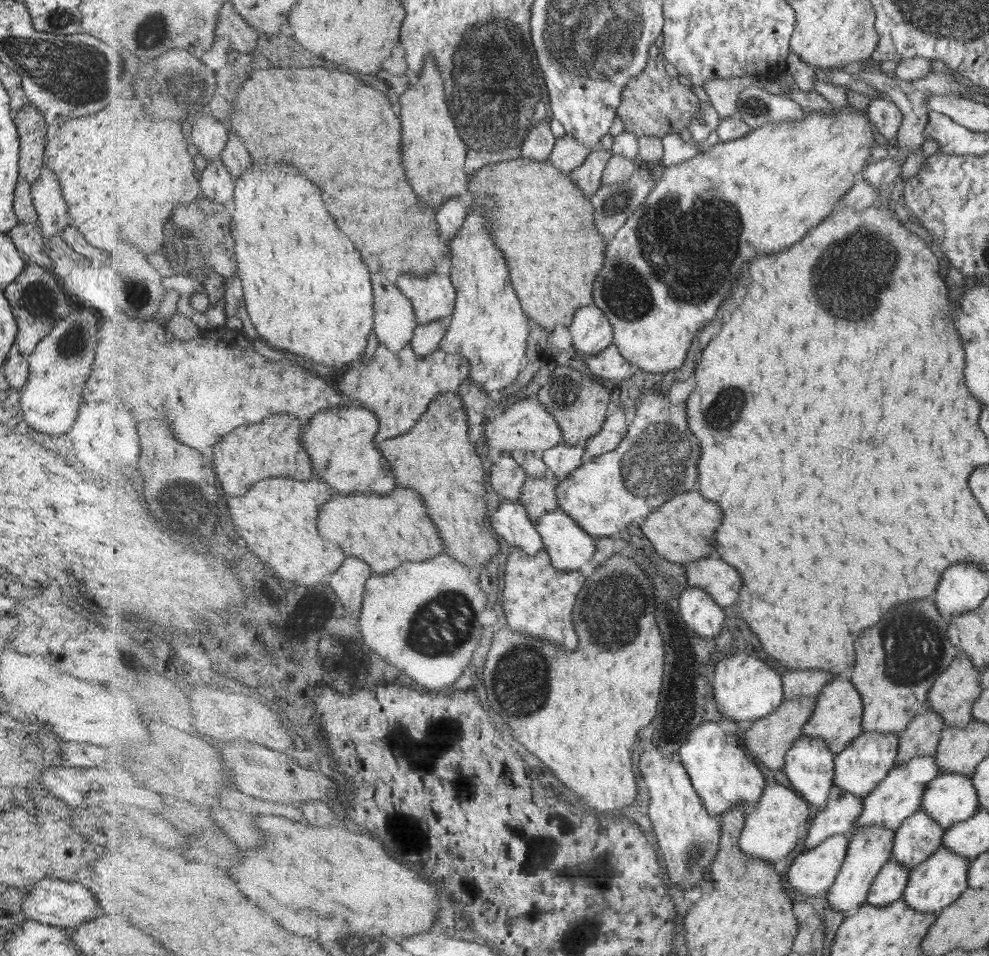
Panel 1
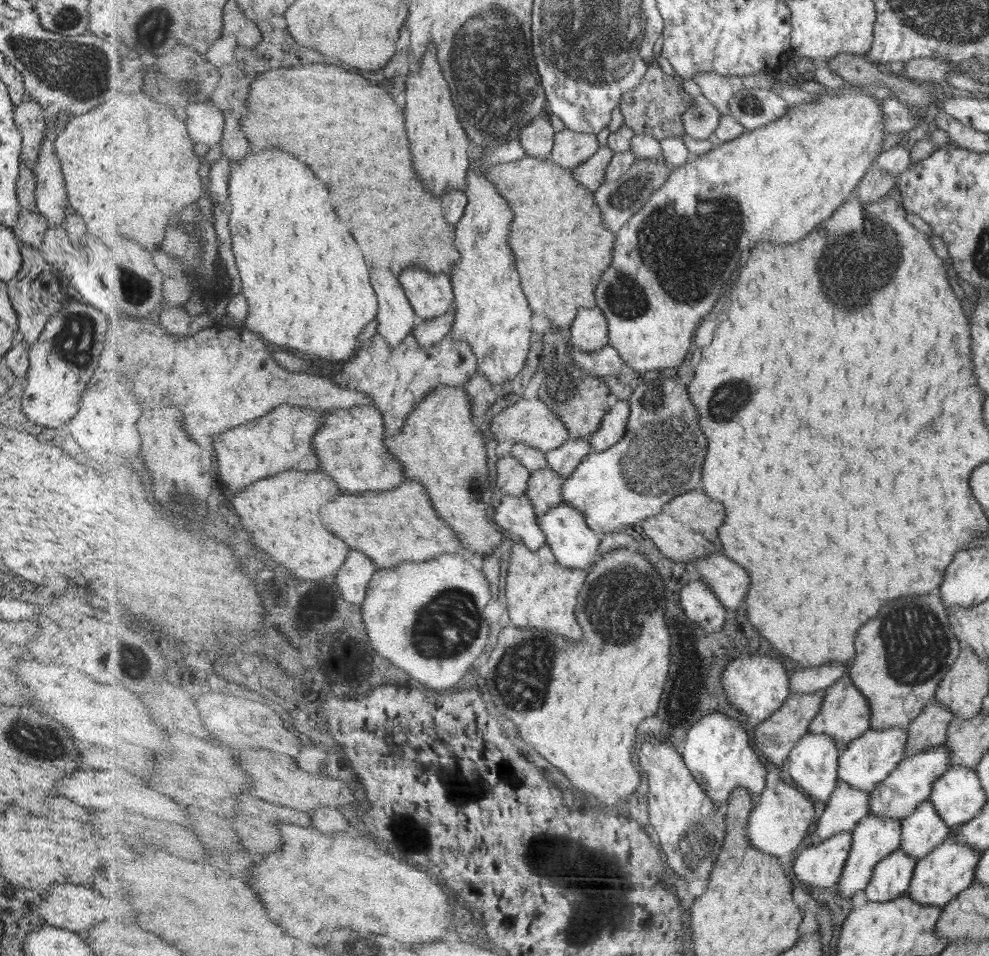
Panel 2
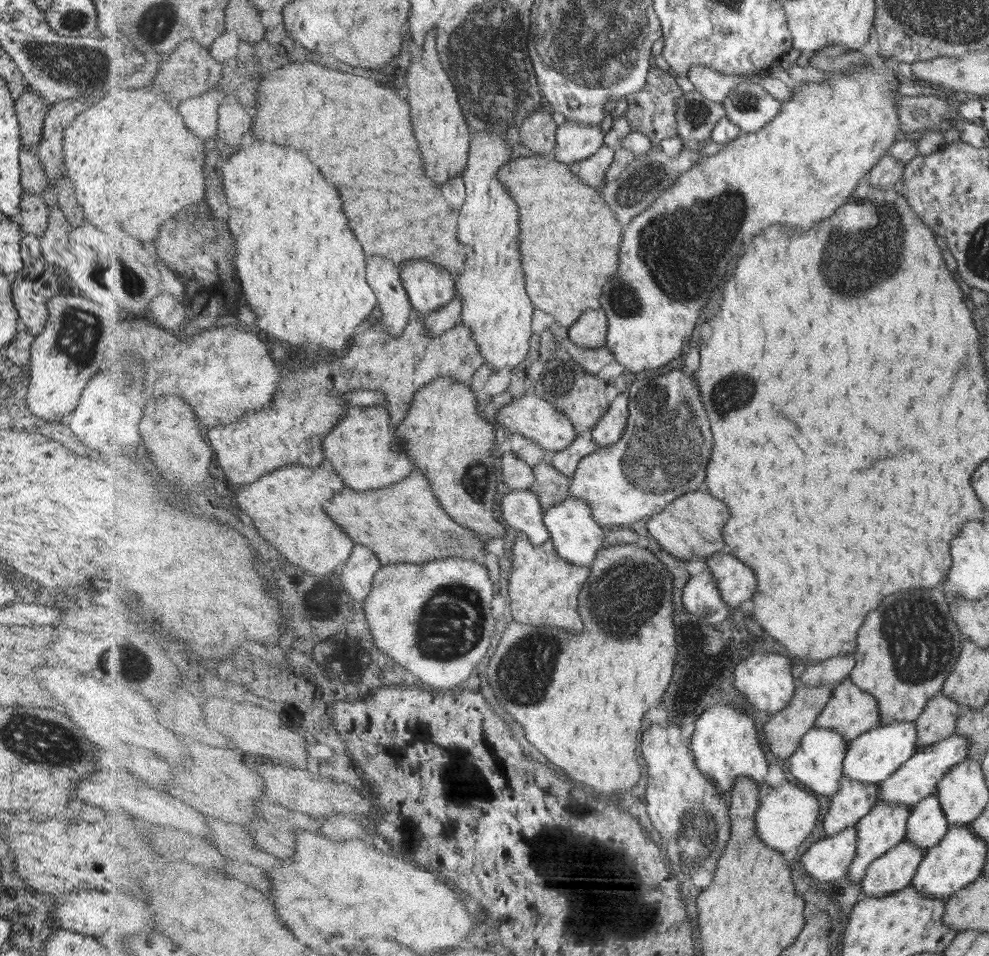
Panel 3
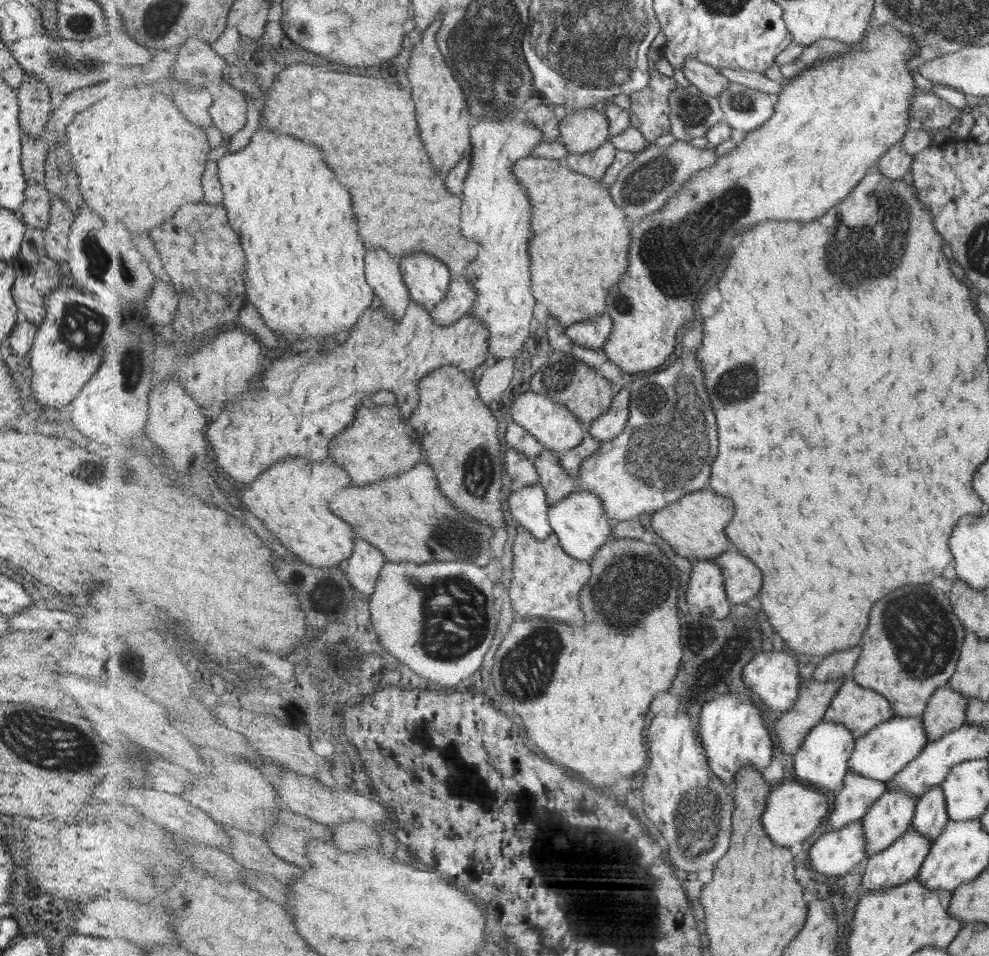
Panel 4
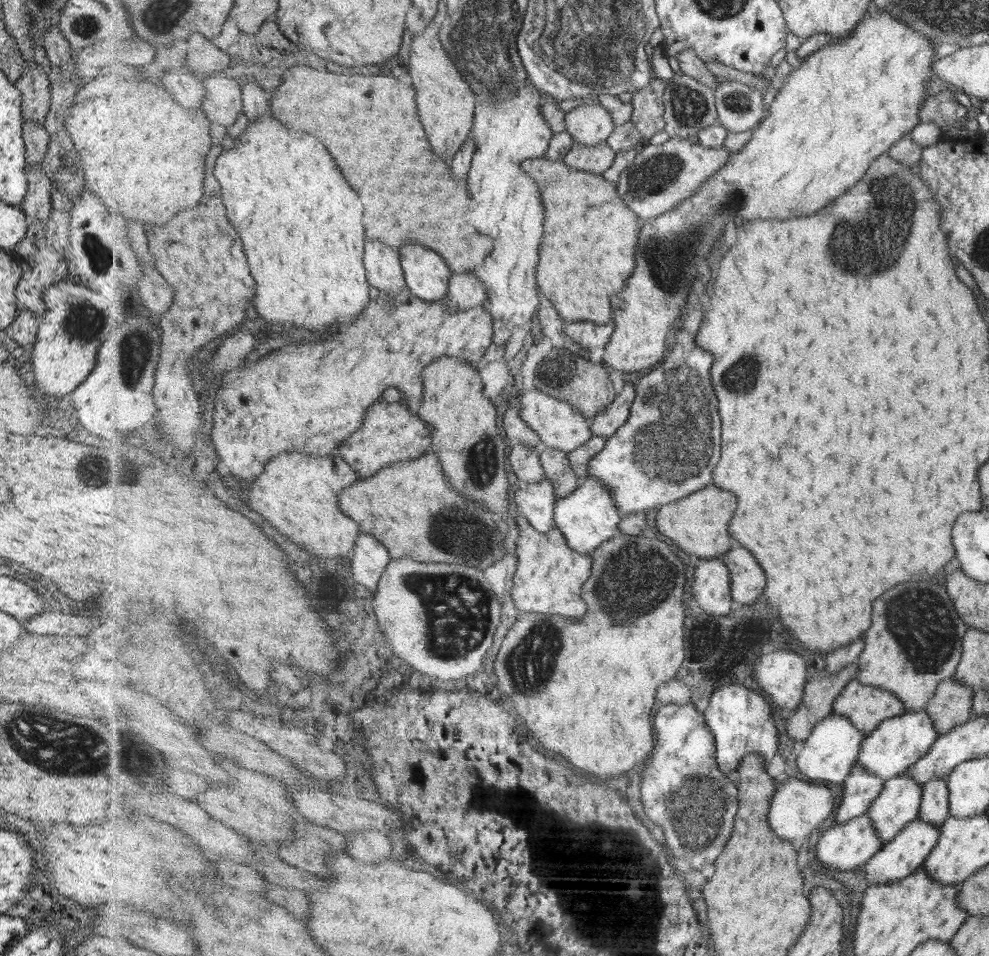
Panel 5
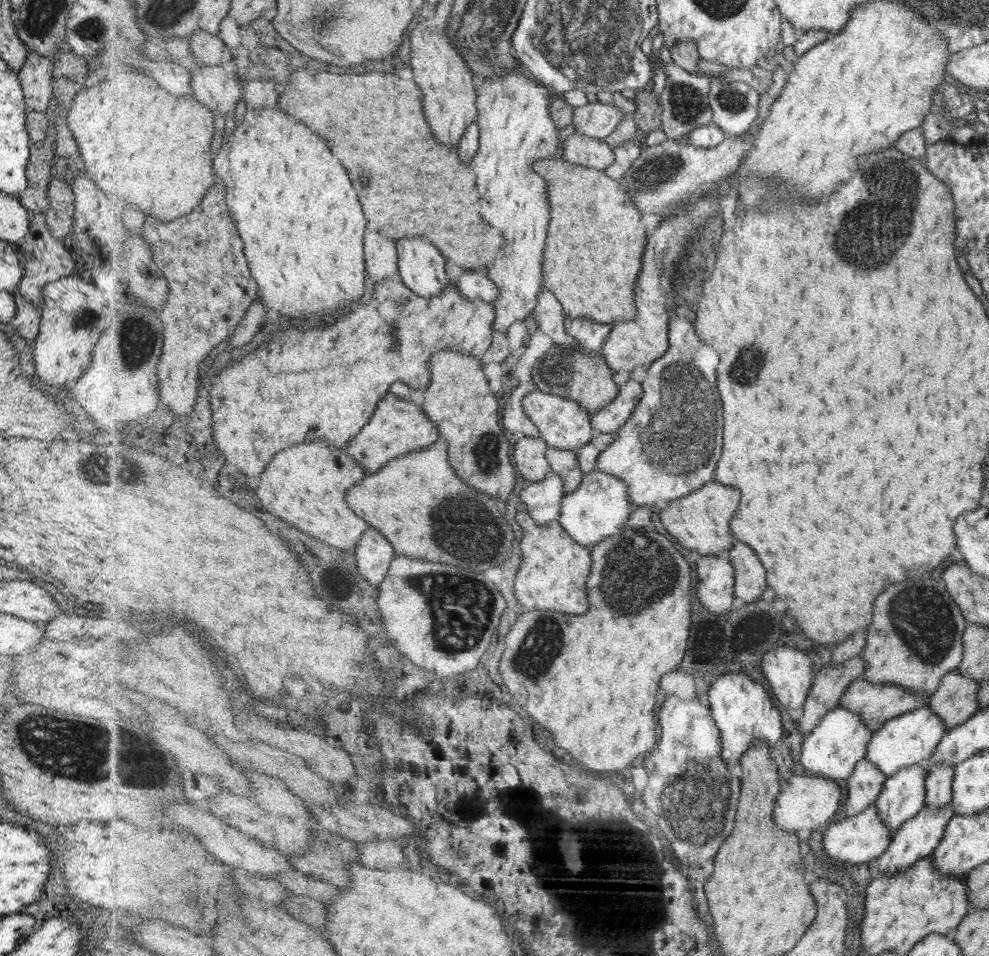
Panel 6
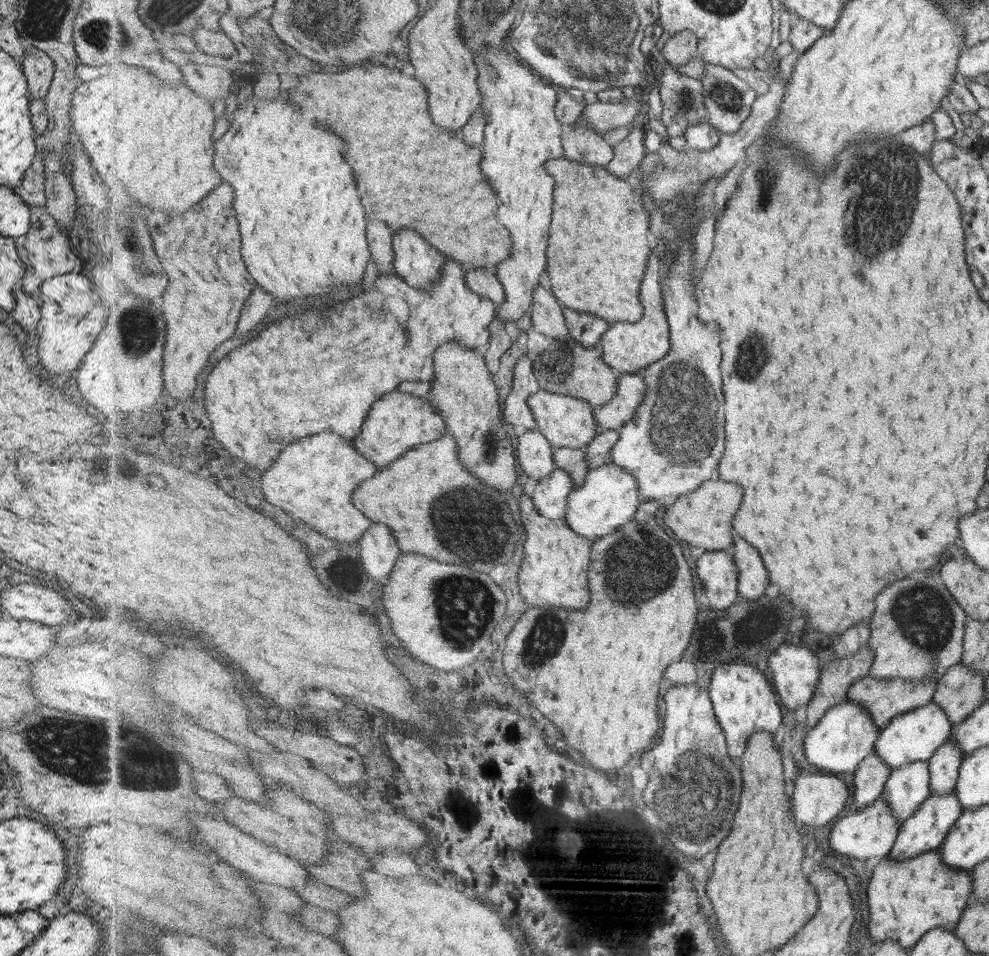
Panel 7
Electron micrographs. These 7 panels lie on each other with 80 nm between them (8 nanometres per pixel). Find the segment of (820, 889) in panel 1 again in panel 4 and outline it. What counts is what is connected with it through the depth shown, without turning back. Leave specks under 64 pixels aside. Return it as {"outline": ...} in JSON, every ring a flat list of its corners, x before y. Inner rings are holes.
{"outline":[[862,820,836,831,827,829,808,853,812,869,827,878,842,878,850,874,868,856,865,838]]}

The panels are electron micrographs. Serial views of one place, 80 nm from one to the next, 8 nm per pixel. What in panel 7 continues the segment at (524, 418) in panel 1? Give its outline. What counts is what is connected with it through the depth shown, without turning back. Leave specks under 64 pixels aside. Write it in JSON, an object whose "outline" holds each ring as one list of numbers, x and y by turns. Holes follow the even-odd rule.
{"outline":[[541,390,529,397,529,406,539,423,540,431,549,439,554,448,587,449,600,431,595,409,588,400]]}

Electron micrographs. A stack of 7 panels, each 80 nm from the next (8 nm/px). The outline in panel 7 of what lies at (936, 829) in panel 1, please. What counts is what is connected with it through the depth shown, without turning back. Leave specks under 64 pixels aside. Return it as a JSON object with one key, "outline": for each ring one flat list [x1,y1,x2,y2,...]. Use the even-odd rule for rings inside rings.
{"outline":[[953,742,942,744,930,761,932,772,932,795,954,792,958,771,962,762,962,750]]}

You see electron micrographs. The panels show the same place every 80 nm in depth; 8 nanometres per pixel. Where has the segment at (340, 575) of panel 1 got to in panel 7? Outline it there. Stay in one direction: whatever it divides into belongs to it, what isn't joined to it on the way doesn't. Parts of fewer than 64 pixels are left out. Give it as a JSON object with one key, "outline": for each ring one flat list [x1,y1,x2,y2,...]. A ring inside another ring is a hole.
{"outline":[[372,523,372,527,360,538,358,565,372,582,389,575,403,554,394,530,385,523]]}

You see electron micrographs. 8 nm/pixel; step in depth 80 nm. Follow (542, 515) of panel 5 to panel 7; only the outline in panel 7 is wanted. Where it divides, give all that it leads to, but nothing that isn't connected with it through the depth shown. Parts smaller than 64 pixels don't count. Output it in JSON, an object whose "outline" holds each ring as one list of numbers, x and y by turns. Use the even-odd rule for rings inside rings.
{"outline":[[557,468,551,476,540,479,532,497,539,512,550,519,560,519,568,511,569,495,573,492,574,480,563,469]]}

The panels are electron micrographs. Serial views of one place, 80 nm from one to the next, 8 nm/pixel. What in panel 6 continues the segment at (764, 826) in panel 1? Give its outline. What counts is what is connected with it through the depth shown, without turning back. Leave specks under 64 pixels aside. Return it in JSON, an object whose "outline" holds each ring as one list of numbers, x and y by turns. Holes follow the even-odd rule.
{"outline":[[801,772,801,776,795,776,791,778,791,782,784,784,775,808,775,818,781,828,787,828,791,832,801,830,801,824,807,830,813,830,813,828,817,830,829,824,829,820,837,816,841,802,843,802,843,792,835,780]]}

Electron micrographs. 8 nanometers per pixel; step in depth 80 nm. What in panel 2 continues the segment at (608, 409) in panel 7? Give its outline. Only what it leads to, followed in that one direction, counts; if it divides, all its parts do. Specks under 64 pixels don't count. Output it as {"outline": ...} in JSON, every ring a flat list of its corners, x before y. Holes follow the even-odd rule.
{"outline":[[617,400,616,404,604,416,601,428,589,438,593,452,607,451,620,443,628,432,631,417,630,401]]}

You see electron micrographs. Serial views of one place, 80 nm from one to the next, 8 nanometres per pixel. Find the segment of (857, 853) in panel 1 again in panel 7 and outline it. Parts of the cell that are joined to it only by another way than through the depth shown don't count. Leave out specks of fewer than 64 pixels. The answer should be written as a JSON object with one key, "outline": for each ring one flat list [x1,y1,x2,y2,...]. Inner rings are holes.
{"outline":[[917,761,901,765,892,771,882,797,889,801,896,817,903,823,911,818,931,795,932,772,930,771,930,761]]}

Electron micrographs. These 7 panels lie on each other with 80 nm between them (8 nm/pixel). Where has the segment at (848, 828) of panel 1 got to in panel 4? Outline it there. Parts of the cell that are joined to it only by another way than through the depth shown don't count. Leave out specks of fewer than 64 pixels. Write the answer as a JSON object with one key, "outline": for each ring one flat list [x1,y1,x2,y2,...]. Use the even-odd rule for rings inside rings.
{"outline":[[850,770,845,777,844,787,834,799,834,809,830,814,827,829,836,831,861,821,887,789,887,784,882,780,867,778]]}

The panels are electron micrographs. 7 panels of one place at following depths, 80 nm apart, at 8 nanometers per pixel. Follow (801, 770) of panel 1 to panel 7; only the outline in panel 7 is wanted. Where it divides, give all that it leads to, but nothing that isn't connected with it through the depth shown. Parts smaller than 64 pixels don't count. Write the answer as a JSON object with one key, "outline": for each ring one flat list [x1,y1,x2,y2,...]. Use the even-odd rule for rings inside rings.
{"outline":[[845,699,830,708,812,729,807,730,804,741,805,756,809,764,821,768,821,773,839,775,854,773,869,755,876,750,880,731,872,714,857,701]]}

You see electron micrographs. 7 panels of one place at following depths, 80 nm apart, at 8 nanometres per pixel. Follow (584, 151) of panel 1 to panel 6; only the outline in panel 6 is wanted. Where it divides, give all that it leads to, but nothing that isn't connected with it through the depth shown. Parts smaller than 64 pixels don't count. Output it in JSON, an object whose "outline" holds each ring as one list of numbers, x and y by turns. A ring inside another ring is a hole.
{"outline":[[587,103,576,108,574,116,575,132,604,139,615,132,615,128,626,118,621,107,614,104]]}

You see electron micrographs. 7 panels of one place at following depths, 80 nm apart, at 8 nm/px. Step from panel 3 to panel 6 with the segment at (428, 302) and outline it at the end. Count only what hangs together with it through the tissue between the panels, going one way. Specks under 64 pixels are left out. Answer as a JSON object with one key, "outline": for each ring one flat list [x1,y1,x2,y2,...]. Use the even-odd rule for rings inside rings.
{"outline":[[405,238,397,242,400,276,402,281,419,296,439,296,448,286,445,256,431,242,419,238]]}

